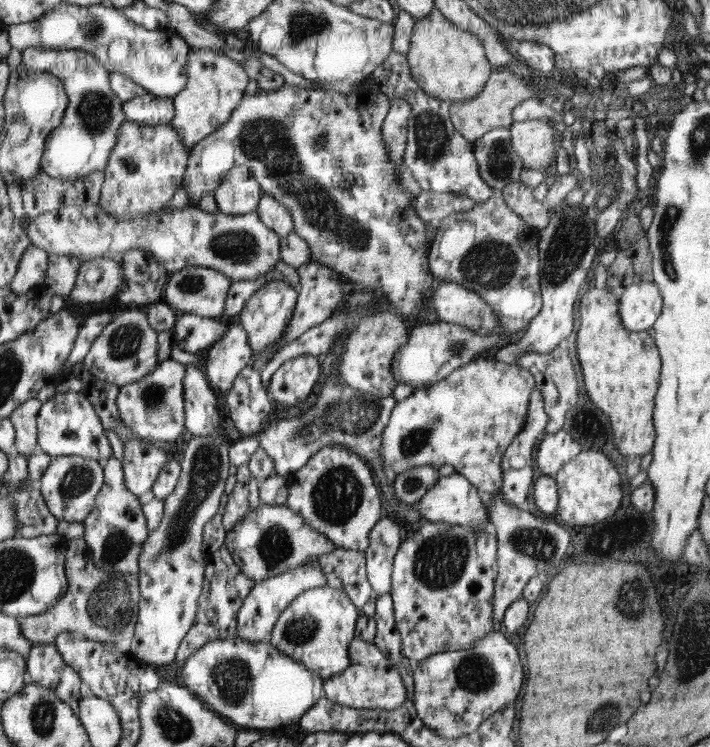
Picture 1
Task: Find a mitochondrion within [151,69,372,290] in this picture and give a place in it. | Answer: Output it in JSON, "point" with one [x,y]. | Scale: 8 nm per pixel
{"point":[240,247]}

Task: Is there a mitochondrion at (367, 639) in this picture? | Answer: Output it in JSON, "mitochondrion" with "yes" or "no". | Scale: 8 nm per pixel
{"mitochondrion":"no"}

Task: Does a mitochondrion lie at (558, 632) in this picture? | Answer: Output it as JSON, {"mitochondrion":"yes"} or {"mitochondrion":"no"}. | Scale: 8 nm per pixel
{"mitochondrion":"no"}

